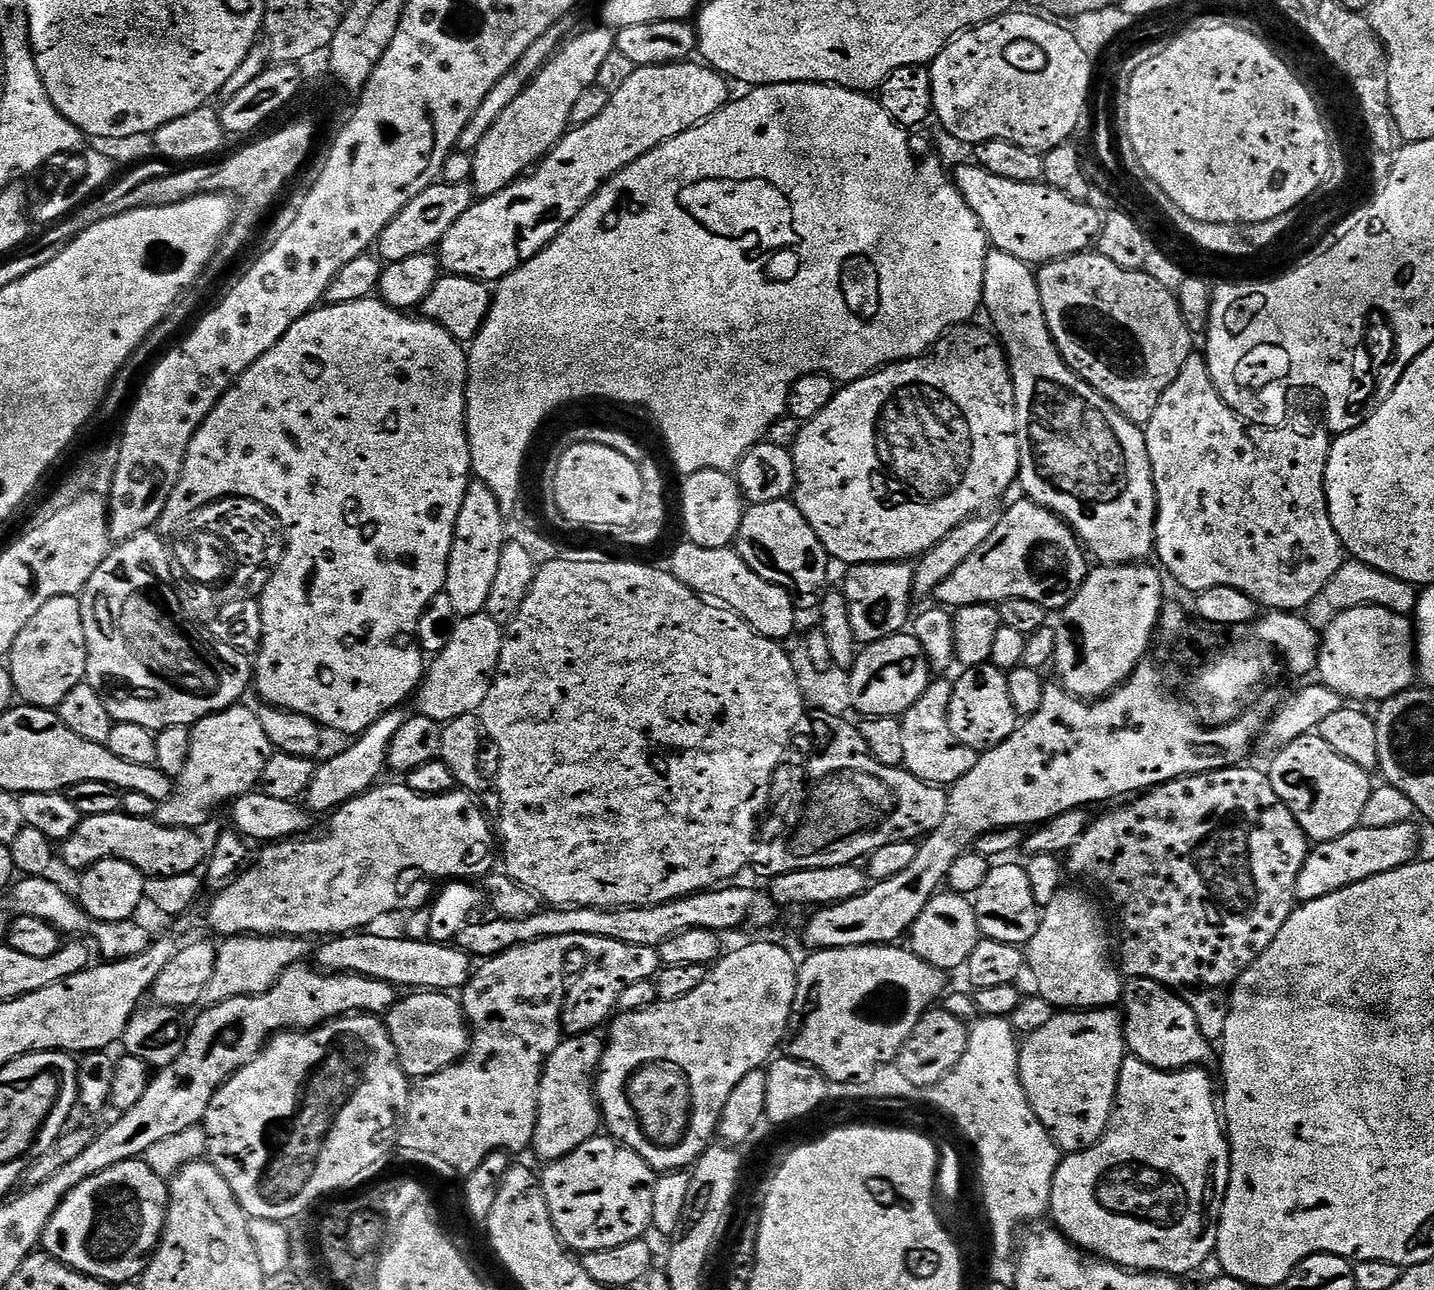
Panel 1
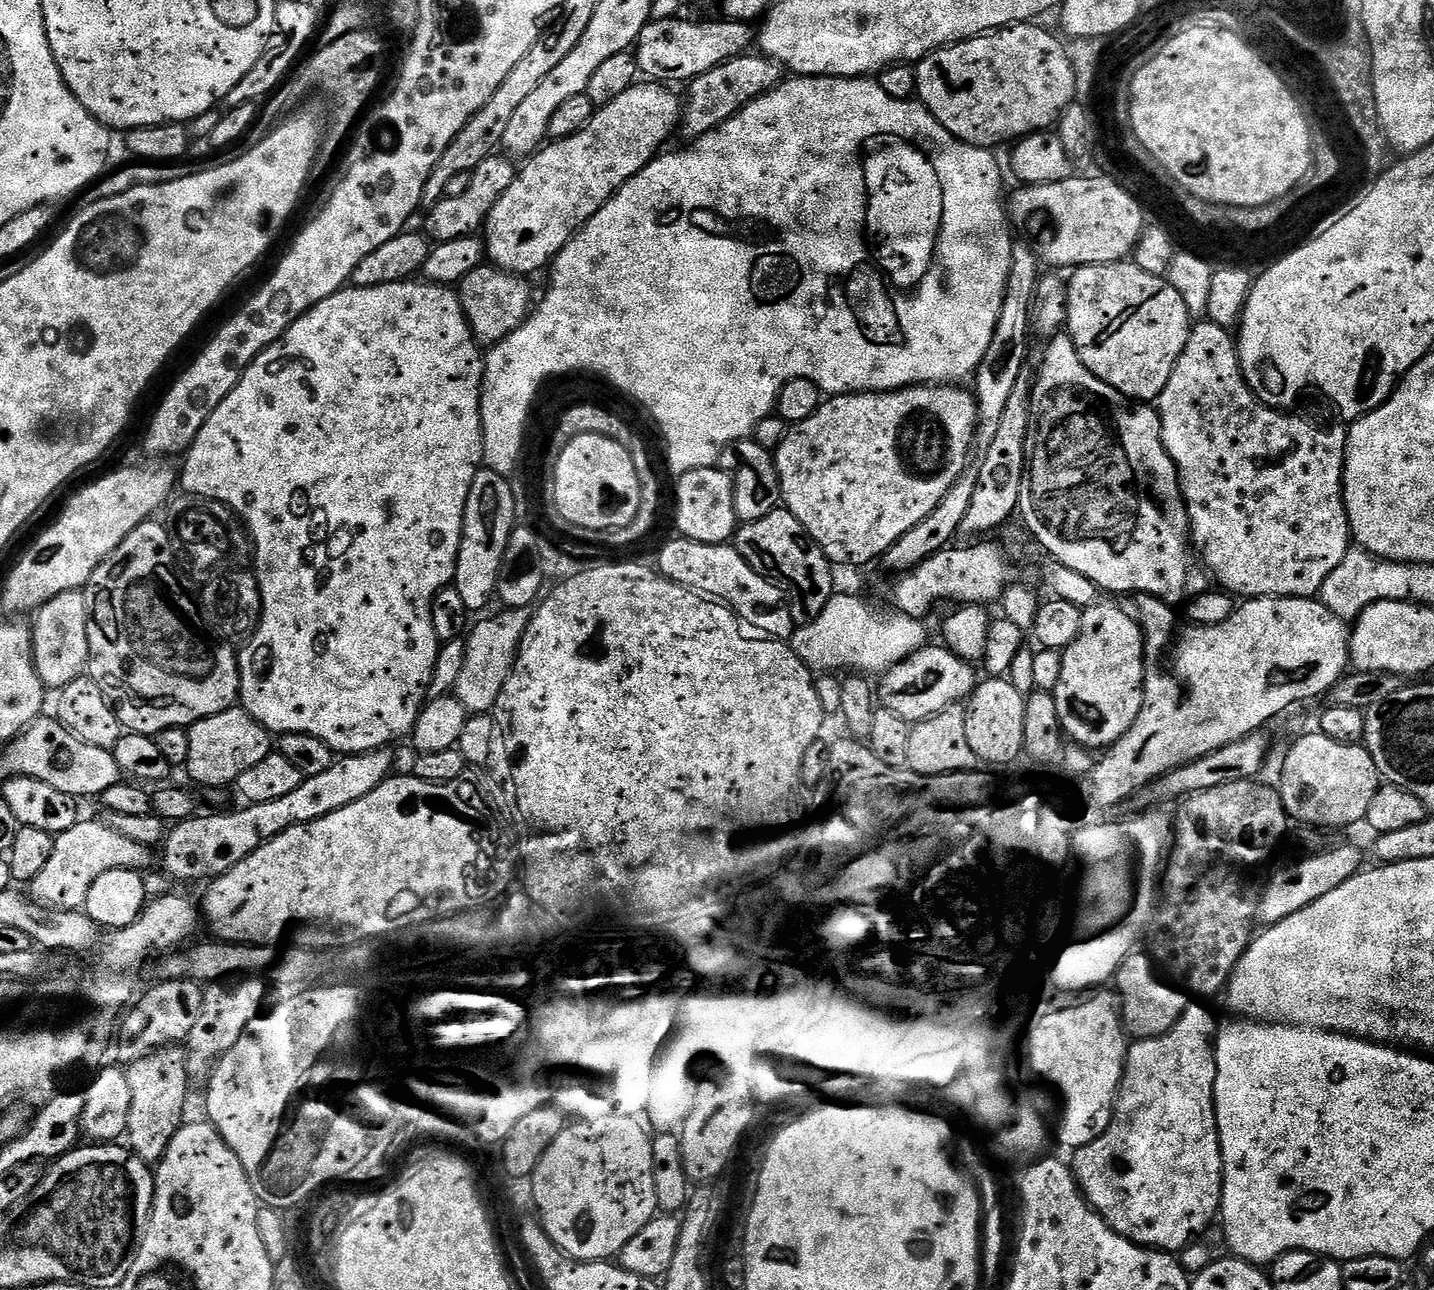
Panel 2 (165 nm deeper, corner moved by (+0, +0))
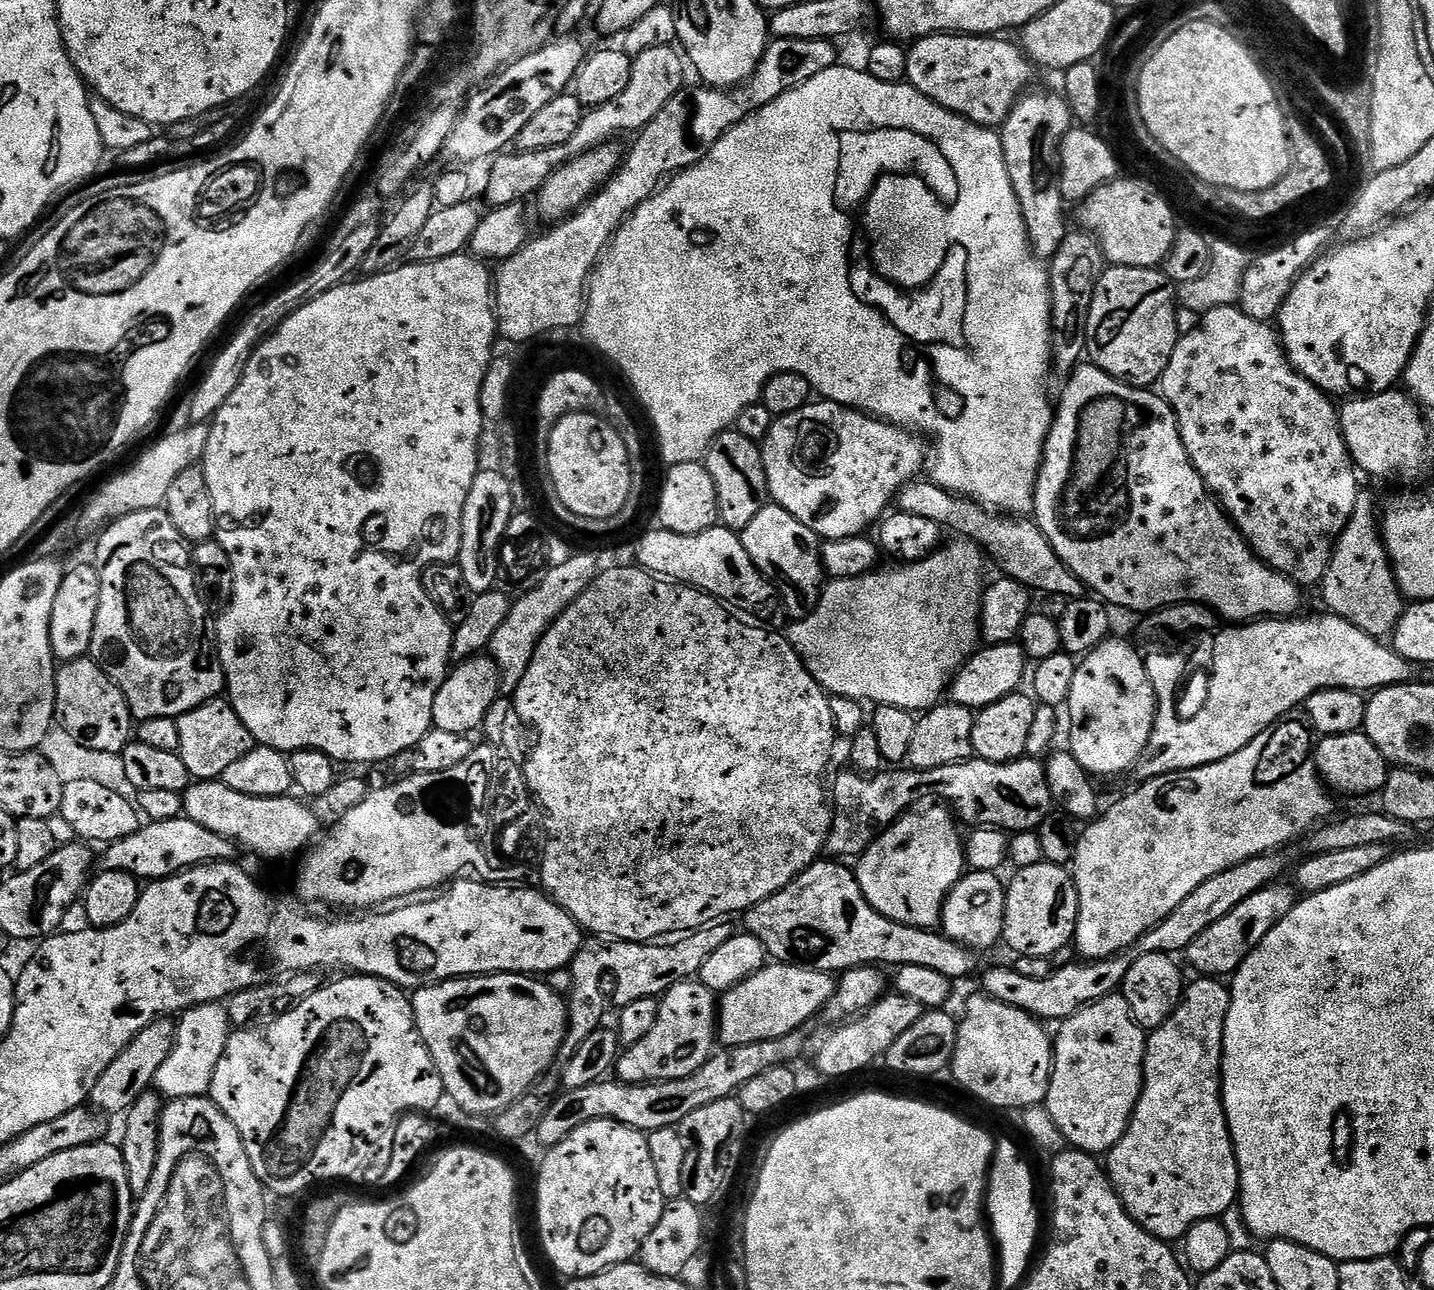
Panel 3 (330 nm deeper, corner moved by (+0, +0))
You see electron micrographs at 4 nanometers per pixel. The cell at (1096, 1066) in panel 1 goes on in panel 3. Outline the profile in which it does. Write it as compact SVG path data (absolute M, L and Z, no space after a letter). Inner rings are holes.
M1113 994L1080 1008L1059 1028L1060 1033L1054 1036L1052 1077L1046 1101L1048 1113L1071 1147L1080 1152L1106 1154L1120 1141L1122 1134L1126 1134L1128 1121L1140 1097L1140 1087L1144 1085L1145 1029L1132 1016L1122 994Z

